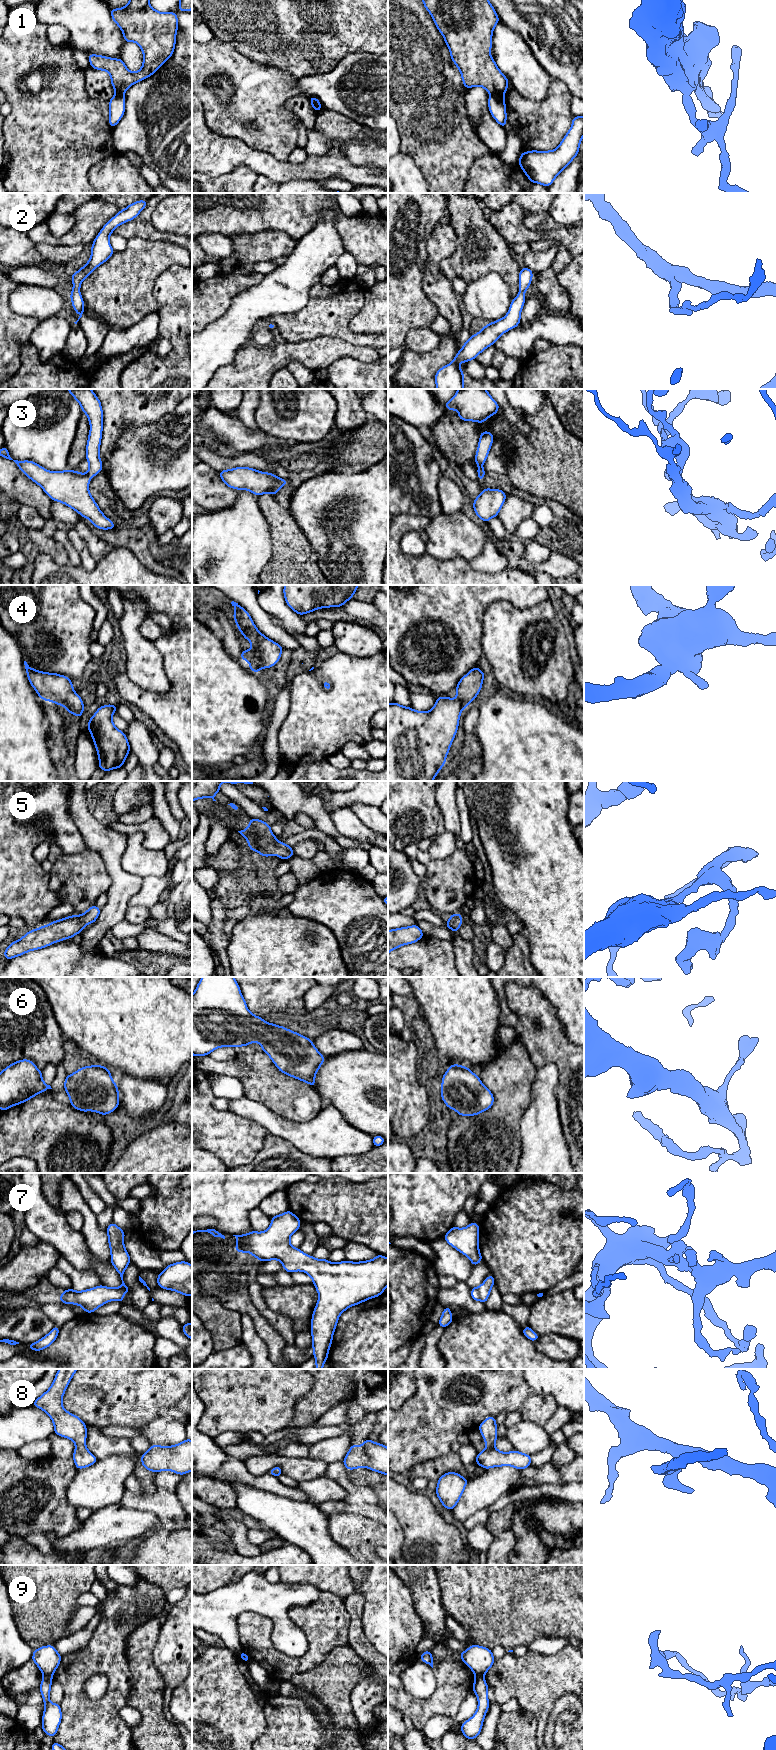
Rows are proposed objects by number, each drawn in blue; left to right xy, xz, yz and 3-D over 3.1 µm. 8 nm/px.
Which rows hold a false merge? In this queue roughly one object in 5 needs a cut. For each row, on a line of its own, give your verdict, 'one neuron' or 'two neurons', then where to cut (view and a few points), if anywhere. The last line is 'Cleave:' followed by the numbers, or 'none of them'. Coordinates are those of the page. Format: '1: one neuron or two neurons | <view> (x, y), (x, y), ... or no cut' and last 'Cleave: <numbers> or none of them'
1: two neurons | yz (490, 93), (498, 93), (502, 96)
2: one neuron | no cut
3: one neuron | no cut
4: one neuron | no cut
5: one neuron | no cut
6: one neuron | no cut
7: one neuron | no cut
8: one neuron | no cut
9: two neurons | xy (44, 1674), (51, 1676)
Cleave: 1, 9

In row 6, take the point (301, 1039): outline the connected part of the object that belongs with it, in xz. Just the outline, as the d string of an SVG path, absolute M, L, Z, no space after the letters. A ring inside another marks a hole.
M202 977L192 994L192 1055L206 1056L220 1047L258 1042L281 1073L315 1088L315 1076L325 1060L312 1040L283 1026L265 1022L247 1008L234 977Z

